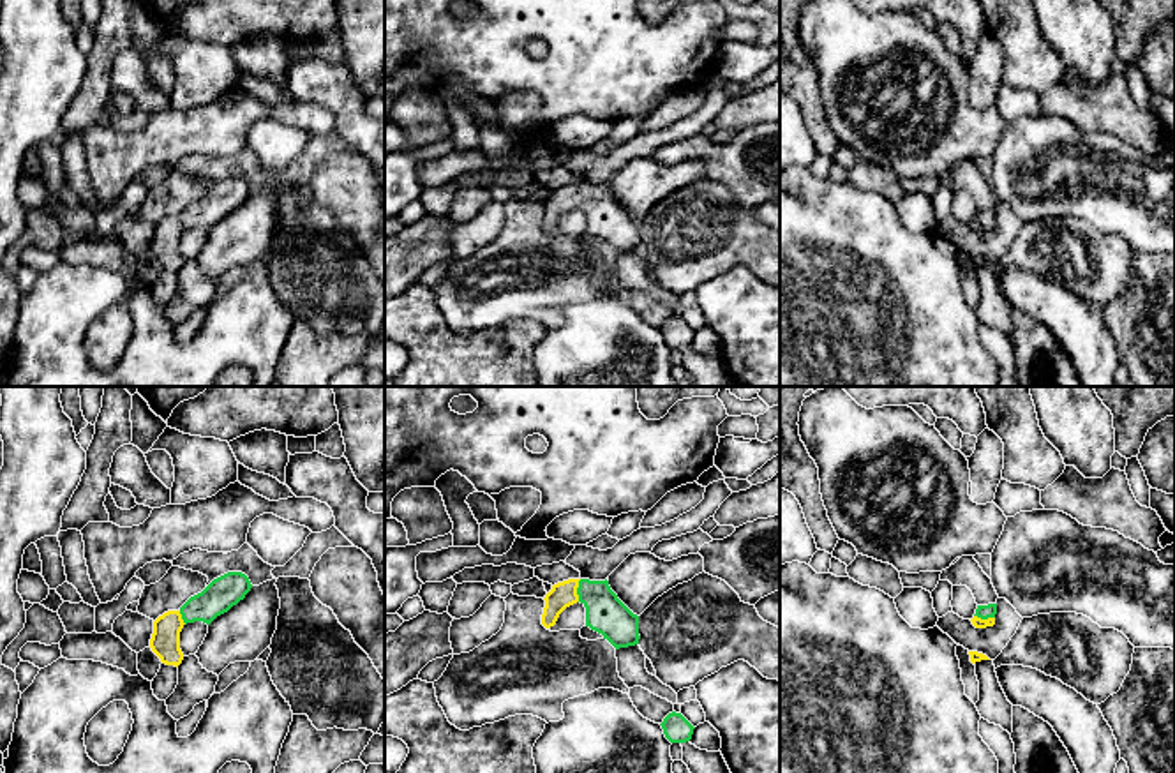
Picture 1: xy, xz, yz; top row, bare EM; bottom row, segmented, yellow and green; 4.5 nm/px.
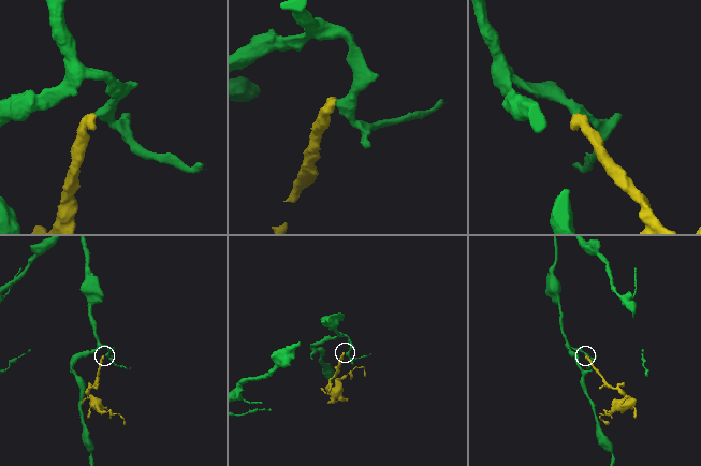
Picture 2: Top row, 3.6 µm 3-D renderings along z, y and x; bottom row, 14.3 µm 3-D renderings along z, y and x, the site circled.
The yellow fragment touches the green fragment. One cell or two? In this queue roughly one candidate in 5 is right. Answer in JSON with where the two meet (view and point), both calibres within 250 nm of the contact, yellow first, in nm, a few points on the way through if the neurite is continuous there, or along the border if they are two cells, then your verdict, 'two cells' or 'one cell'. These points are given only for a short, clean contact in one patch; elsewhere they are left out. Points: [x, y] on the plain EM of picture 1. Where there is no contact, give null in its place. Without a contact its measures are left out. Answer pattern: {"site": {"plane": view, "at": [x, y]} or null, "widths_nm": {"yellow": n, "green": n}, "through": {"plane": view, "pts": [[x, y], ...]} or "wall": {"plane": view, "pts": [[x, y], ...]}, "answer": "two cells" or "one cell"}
{"site": {"plane": "xz", "at": [576, 195]}, "widths_nm": {"yellow": 120, "green": 180}, "through": {"plane": "xz", "pts": [[561, 200], [576, 195], [606, 217]]}, "answer": "one cell"}

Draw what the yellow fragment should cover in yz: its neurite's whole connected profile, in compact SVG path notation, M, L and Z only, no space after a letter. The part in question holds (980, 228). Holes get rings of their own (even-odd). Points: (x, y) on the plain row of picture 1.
M997 208L977 210L974 222L970 224L976 233L986 233L995 229Z

